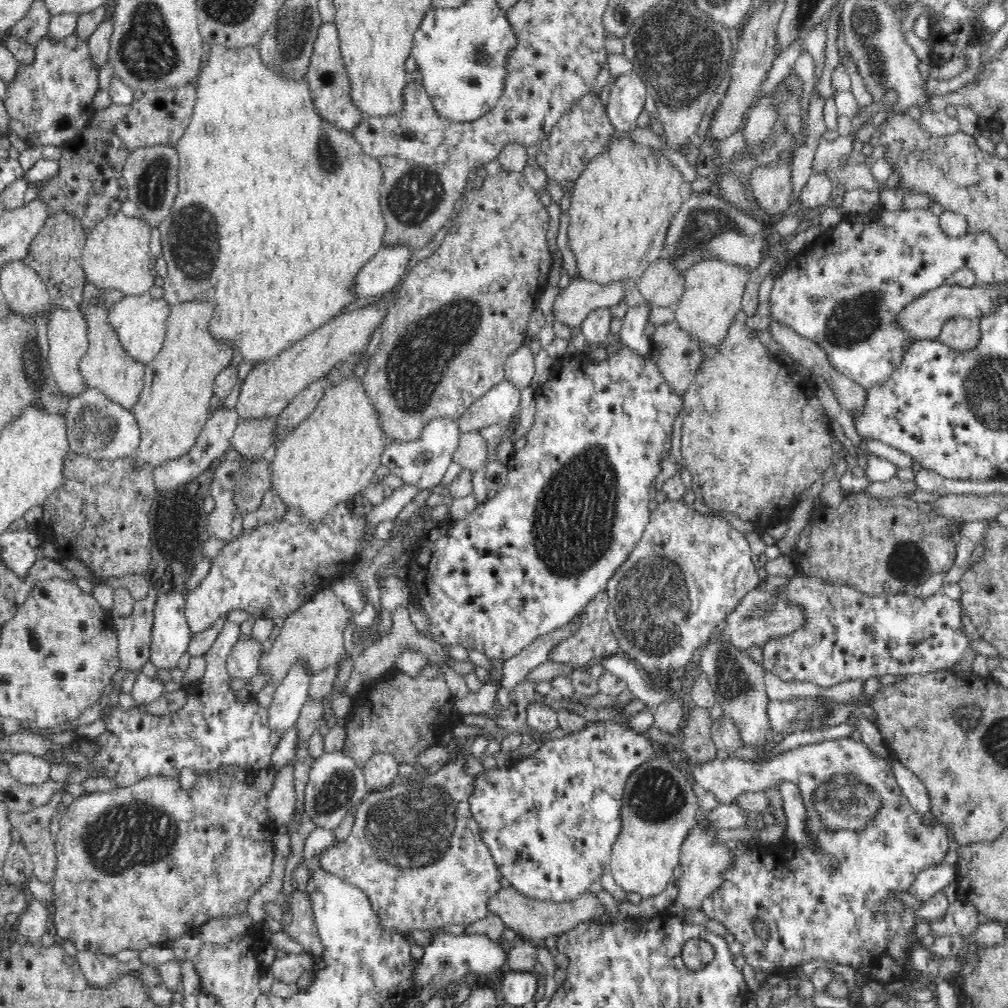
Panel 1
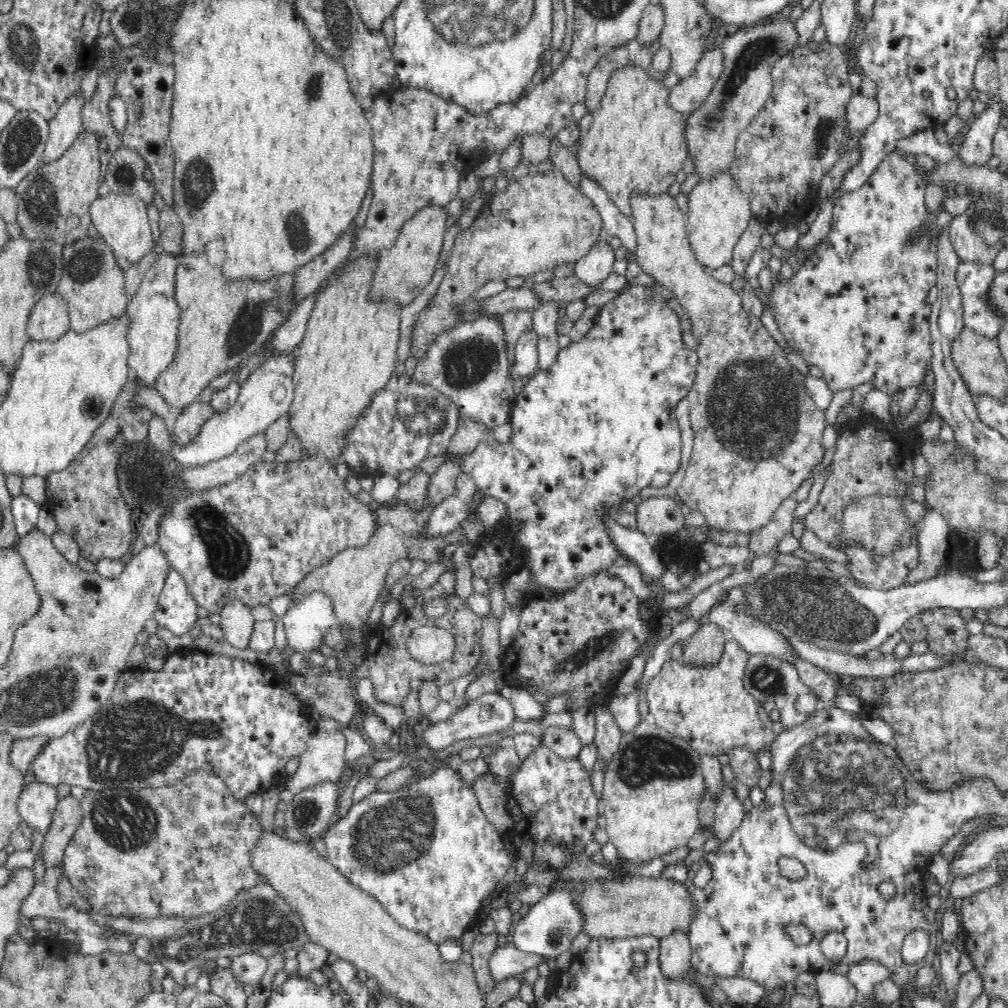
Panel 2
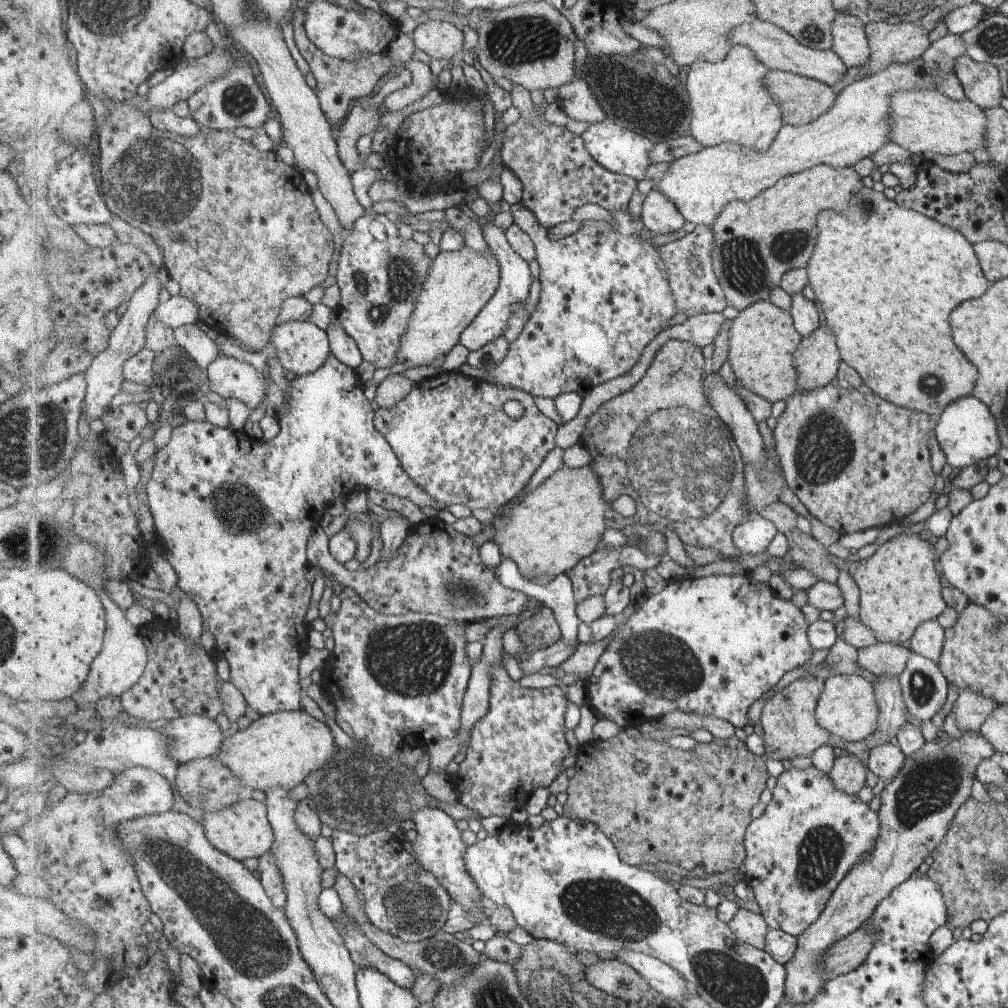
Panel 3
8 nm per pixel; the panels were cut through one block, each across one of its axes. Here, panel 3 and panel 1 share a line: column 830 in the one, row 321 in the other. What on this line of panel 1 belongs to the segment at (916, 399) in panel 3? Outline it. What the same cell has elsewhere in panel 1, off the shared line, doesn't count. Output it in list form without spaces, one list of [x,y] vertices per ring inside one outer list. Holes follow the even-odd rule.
[[[260,44],[244,47],[210,45],[210,56],[203,60],[197,74],[196,98],[189,123],[175,147],[178,153],[178,192],[170,206],[169,215],[158,226],[163,258],[168,269],[163,284],[164,298],[168,304],[172,306],[196,299],[218,302],[224,316],[224,332],[220,332],[219,338],[234,340],[242,358],[254,365],[282,353],[288,345],[315,328],[320,328],[328,319],[344,312],[346,306],[356,300],[351,296],[349,288],[362,265],[383,246],[385,231],[385,220],[379,203],[380,186],[383,184],[380,161],[362,150],[351,131],[340,129],[334,122],[320,115],[306,76],[293,79],[284,73],[278,73],[268,67],[260,56]]]

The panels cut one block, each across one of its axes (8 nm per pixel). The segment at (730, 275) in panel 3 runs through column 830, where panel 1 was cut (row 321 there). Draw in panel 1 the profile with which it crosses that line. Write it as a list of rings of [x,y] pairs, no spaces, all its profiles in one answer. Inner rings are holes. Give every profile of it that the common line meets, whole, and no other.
[[[210,299],[184,301],[171,306],[165,322],[162,350],[145,365],[144,386],[130,411],[141,429],[139,448],[134,454],[137,462],[152,462],[155,467],[188,454],[211,416],[214,380],[239,352],[234,340],[219,338],[212,332],[211,314],[214,310],[214,300]]]

